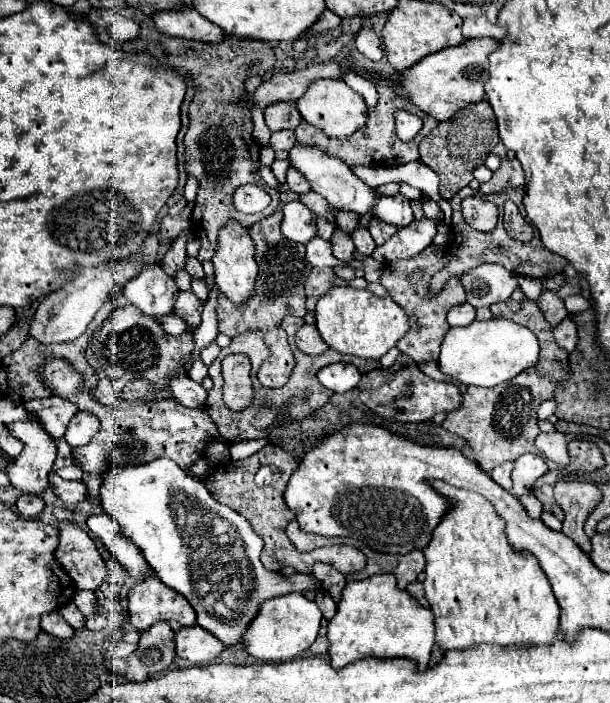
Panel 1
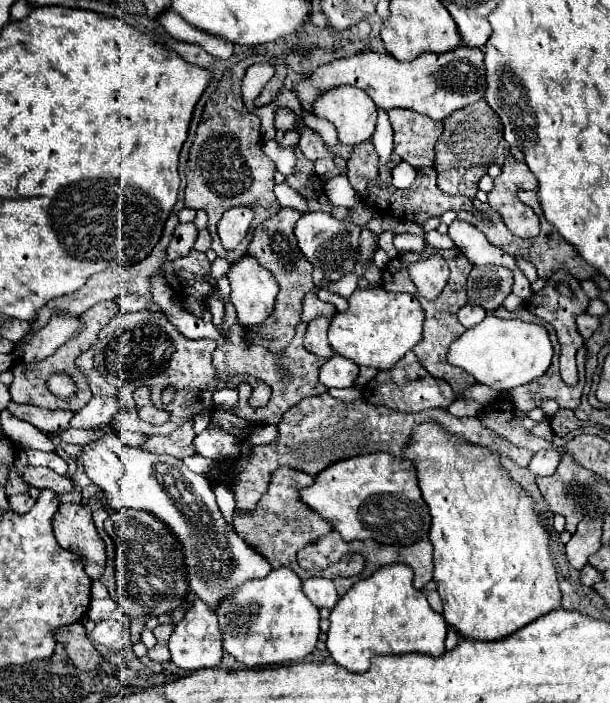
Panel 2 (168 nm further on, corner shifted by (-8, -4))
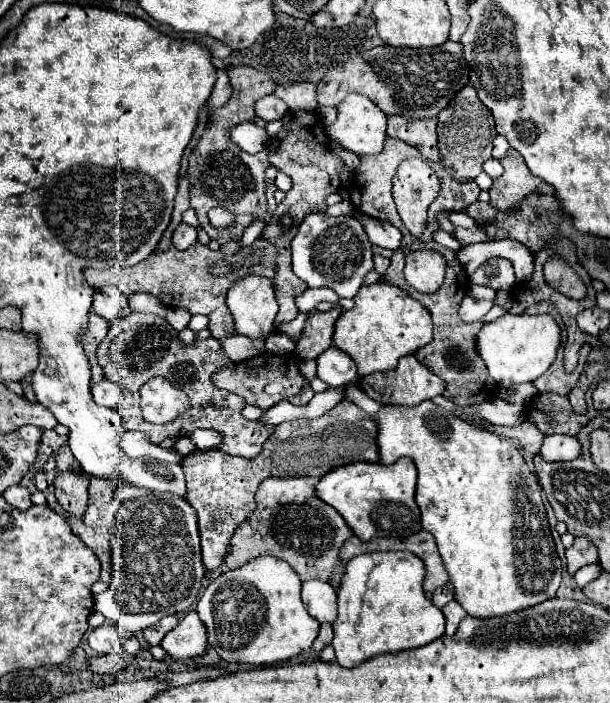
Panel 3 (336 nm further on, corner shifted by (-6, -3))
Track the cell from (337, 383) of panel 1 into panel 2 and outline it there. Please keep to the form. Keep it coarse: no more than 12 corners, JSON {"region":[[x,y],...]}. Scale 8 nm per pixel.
{"region":[[338,354],[320,368],[326,388],[354,386],[358,366]]}

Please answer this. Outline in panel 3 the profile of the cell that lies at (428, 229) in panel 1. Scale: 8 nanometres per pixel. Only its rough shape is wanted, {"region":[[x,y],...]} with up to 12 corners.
{"region":[[362,217],[372,245],[396,251],[402,233],[388,221]]}

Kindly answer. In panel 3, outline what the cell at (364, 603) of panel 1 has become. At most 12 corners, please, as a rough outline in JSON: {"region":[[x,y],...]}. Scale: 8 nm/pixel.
{"region":[[408,551],[358,555],[338,589],[338,665],[424,647],[444,615]]}

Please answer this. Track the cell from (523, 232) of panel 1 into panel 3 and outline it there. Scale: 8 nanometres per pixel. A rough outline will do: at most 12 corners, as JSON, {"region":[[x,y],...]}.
{"region":[[508,149],[488,191],[494,209],[514,209],[530,193],[554,193]]}

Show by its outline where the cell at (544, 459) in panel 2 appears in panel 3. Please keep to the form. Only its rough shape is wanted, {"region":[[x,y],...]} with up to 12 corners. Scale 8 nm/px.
{"region":[[546,435],[544,461],[572,461],[580,443],[568,435]]}

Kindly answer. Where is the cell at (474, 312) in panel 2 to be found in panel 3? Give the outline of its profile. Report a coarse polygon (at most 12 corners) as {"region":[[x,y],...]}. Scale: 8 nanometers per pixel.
{"region":[[466,295],[458,317],[464,323],[482,321],[492,301],[480,301]]}

